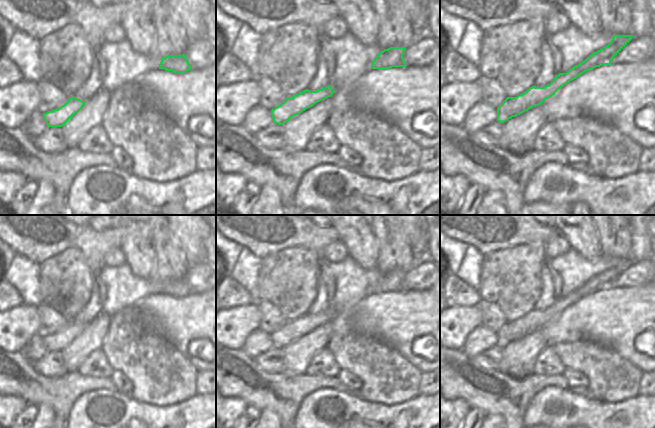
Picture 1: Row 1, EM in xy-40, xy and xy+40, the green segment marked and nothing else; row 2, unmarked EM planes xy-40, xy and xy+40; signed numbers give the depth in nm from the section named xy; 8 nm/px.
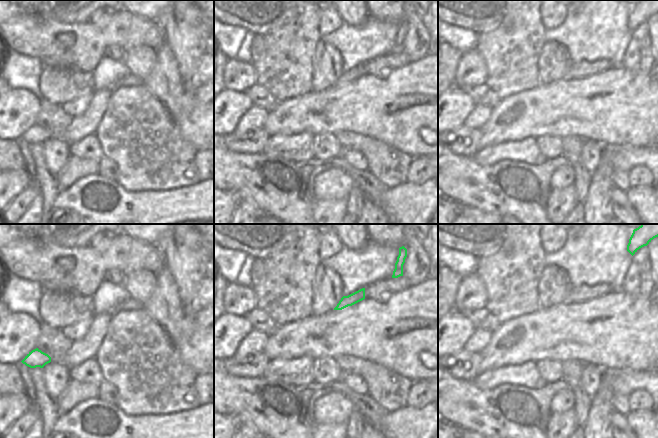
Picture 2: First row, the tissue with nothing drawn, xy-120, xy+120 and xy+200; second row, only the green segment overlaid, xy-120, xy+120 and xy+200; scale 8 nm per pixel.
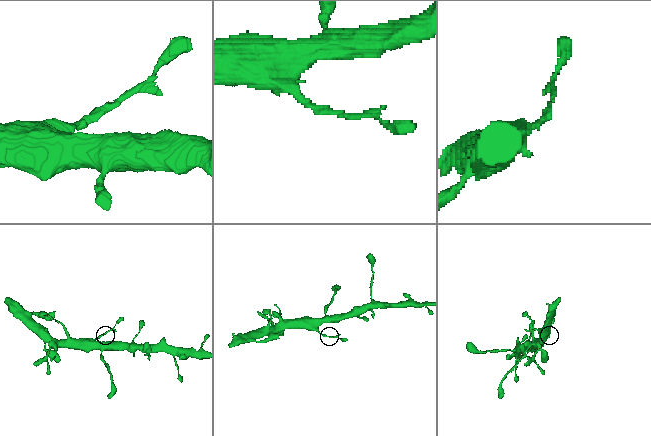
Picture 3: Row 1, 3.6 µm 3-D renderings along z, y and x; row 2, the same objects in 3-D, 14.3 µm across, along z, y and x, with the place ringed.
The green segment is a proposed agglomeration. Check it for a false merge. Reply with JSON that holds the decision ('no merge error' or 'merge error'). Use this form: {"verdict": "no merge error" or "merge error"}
{"verdict": "merge error"}

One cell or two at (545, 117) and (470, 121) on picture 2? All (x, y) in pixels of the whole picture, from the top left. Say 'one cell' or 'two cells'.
two cells

